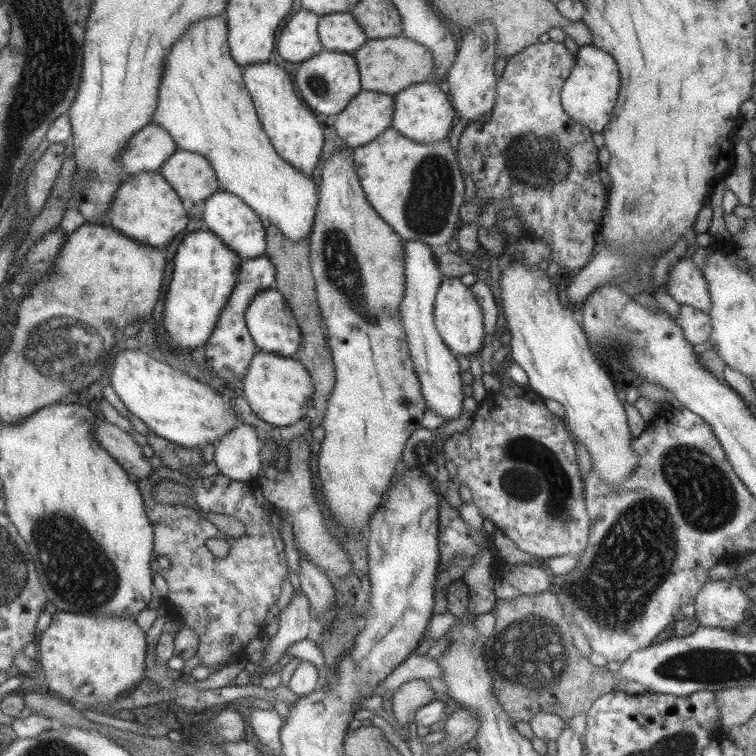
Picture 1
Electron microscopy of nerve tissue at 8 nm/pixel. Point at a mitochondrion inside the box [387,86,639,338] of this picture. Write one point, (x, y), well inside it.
(427, 211)

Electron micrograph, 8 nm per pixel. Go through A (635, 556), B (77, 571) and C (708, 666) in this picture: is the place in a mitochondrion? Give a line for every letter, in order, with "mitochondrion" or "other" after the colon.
A: mitochondrion
B: mitochondrion
C: mitochondrion

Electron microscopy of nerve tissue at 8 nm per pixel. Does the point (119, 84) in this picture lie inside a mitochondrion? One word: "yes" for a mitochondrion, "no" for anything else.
no

